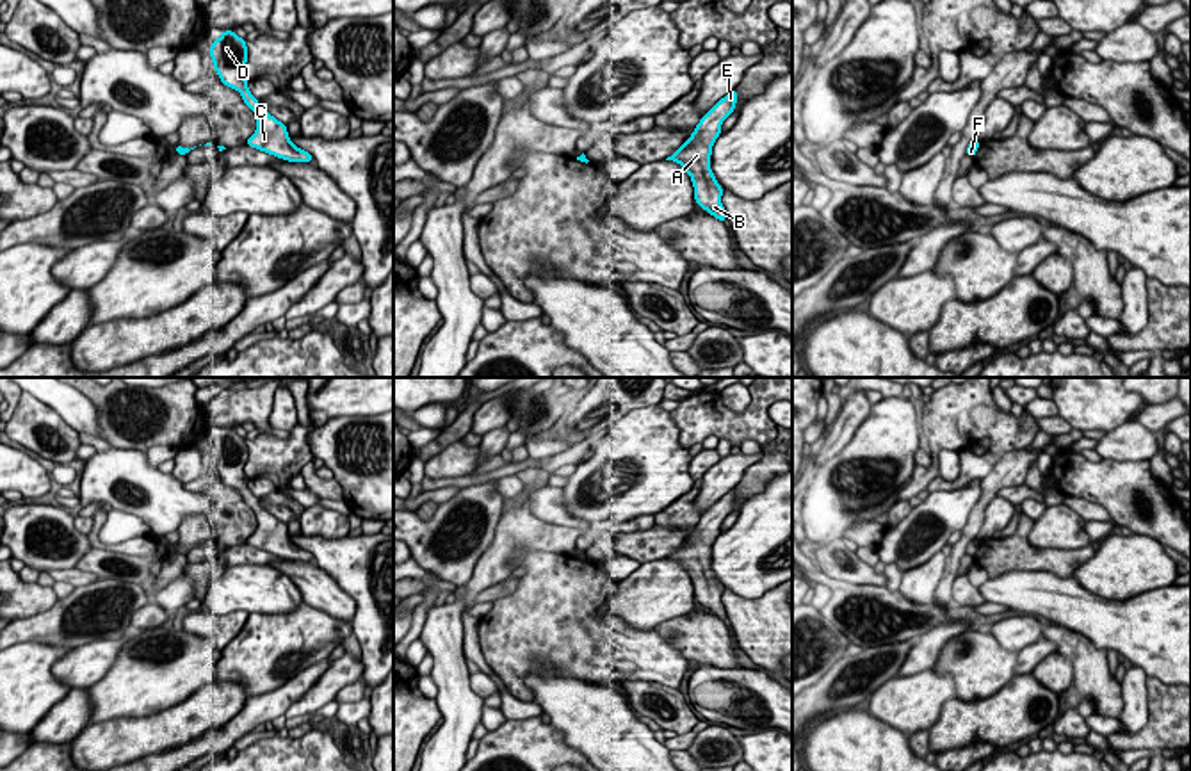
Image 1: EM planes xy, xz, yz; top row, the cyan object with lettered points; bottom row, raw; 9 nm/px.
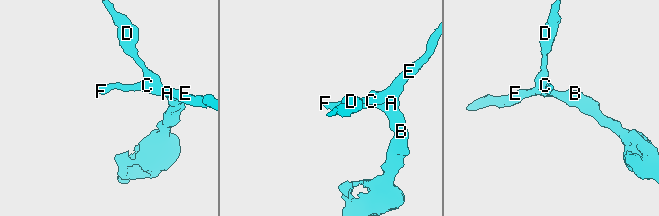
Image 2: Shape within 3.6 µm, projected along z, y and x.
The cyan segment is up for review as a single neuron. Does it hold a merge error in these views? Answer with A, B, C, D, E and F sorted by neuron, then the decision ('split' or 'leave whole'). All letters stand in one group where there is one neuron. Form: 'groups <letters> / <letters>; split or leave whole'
groups A B C D E F; leave whole

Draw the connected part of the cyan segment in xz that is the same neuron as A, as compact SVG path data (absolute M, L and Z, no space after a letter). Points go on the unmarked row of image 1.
M737 488L703 513L691 536L666 557L678 561L691 575L696 604L723 621L726 620L726 611L721 602L725 589L710 570L710 554L716 538L721 534L721 523L733 511L735 504Z

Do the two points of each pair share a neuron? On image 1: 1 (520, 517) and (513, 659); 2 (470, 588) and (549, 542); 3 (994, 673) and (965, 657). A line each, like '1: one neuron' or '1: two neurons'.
1: two neurons
2: one neuron
3: one neuron

